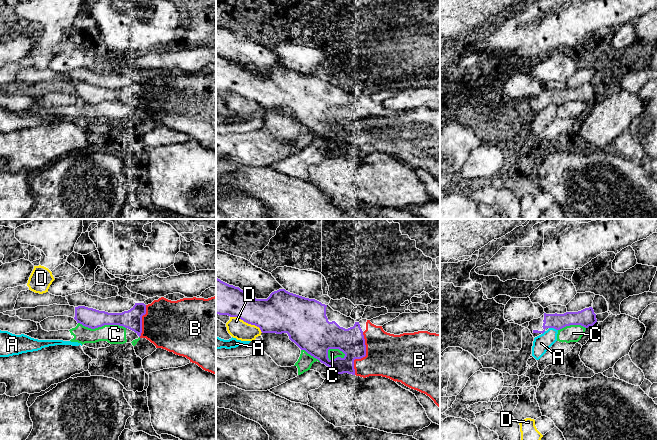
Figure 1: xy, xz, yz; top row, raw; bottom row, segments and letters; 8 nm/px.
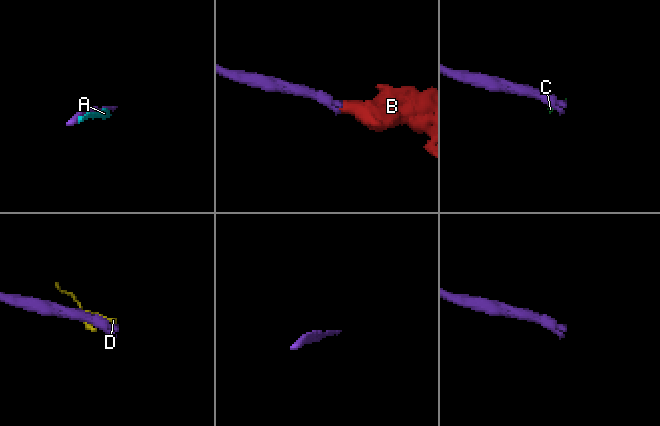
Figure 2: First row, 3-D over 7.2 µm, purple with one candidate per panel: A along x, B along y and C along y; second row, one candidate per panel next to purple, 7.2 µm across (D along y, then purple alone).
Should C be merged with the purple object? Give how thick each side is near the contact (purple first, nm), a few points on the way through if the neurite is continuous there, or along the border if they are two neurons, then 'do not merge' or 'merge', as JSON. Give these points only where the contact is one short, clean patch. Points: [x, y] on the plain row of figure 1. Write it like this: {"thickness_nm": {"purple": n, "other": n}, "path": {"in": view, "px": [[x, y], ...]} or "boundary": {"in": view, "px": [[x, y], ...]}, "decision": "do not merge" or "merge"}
{"thickness_nm": {"purple": 160, "other": 160}, "decision": "do not merge"}

